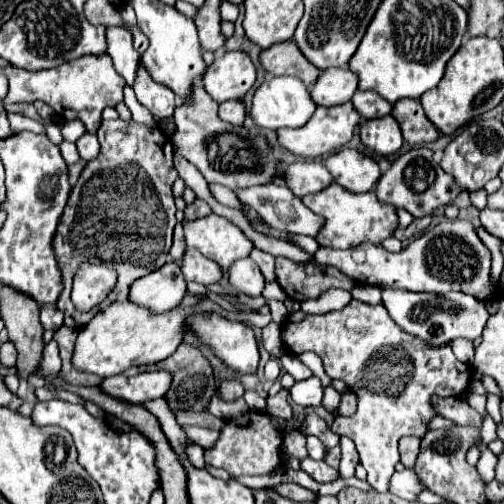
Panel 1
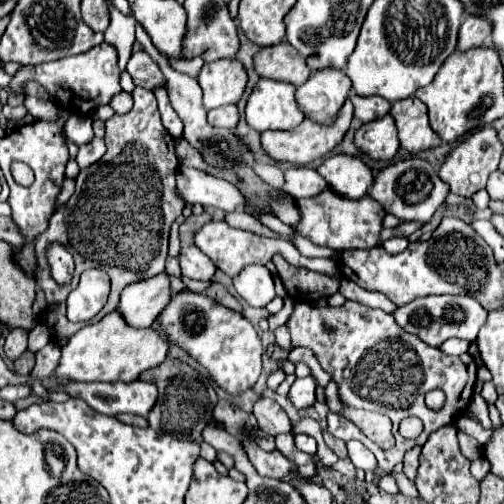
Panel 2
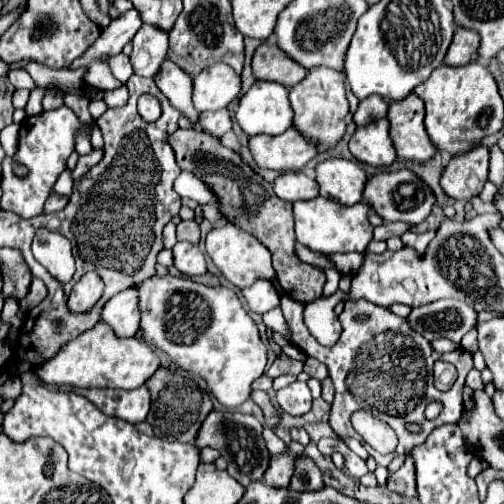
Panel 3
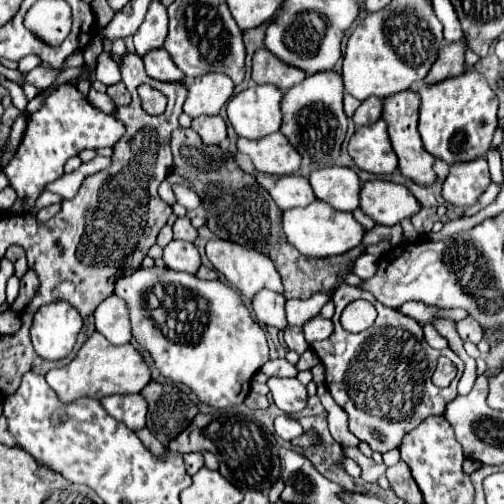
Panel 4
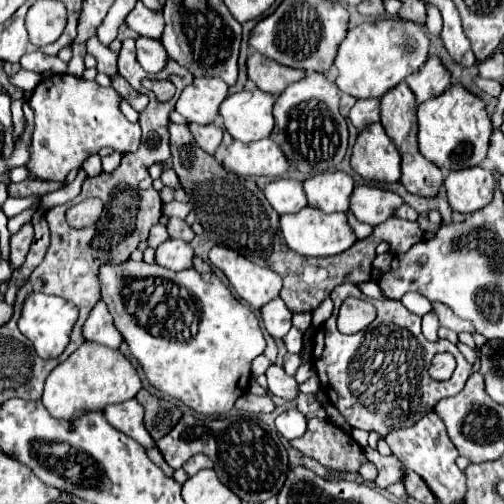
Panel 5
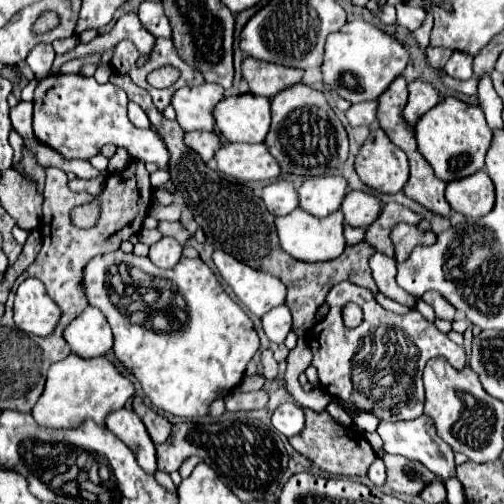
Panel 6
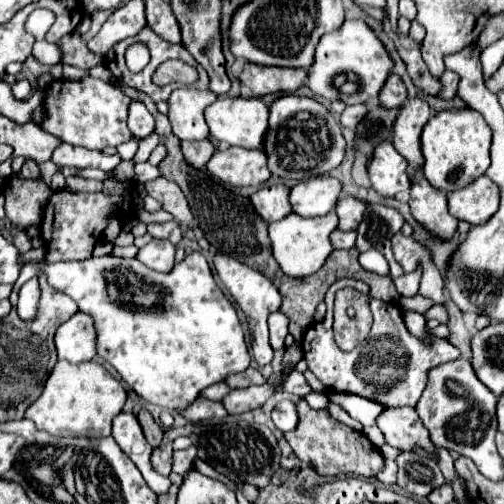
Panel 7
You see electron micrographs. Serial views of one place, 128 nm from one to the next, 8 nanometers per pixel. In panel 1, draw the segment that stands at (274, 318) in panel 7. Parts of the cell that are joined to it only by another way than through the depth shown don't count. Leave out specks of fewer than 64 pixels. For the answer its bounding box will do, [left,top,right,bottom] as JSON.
[230,260,266,298]

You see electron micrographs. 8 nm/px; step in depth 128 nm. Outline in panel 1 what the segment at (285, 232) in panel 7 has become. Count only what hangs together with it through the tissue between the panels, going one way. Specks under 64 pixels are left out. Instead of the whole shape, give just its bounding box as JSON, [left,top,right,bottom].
[302,184,398,248]

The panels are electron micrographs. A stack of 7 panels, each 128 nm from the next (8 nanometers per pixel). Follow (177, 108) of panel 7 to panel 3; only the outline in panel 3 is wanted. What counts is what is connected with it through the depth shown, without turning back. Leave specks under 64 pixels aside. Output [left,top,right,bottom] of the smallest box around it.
[192,64,240,112]

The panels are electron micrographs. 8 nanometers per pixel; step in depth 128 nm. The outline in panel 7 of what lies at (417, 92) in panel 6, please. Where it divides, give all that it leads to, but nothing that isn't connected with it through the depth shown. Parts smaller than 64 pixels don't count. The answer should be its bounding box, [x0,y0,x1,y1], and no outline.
[394,100,430,176]

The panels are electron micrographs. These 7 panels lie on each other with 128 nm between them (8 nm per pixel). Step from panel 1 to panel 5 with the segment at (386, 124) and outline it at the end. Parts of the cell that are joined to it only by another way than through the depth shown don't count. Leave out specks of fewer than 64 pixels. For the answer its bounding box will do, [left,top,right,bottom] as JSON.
[352,122,400,184]

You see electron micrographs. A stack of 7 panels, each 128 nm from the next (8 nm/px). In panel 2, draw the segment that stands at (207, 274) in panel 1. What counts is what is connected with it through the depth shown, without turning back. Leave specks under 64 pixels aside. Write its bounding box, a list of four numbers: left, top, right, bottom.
[180,246,216,282]

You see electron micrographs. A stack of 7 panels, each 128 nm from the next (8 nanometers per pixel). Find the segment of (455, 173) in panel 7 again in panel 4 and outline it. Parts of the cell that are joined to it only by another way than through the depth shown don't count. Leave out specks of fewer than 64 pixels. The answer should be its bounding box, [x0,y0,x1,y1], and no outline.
[418,72,498,164]

